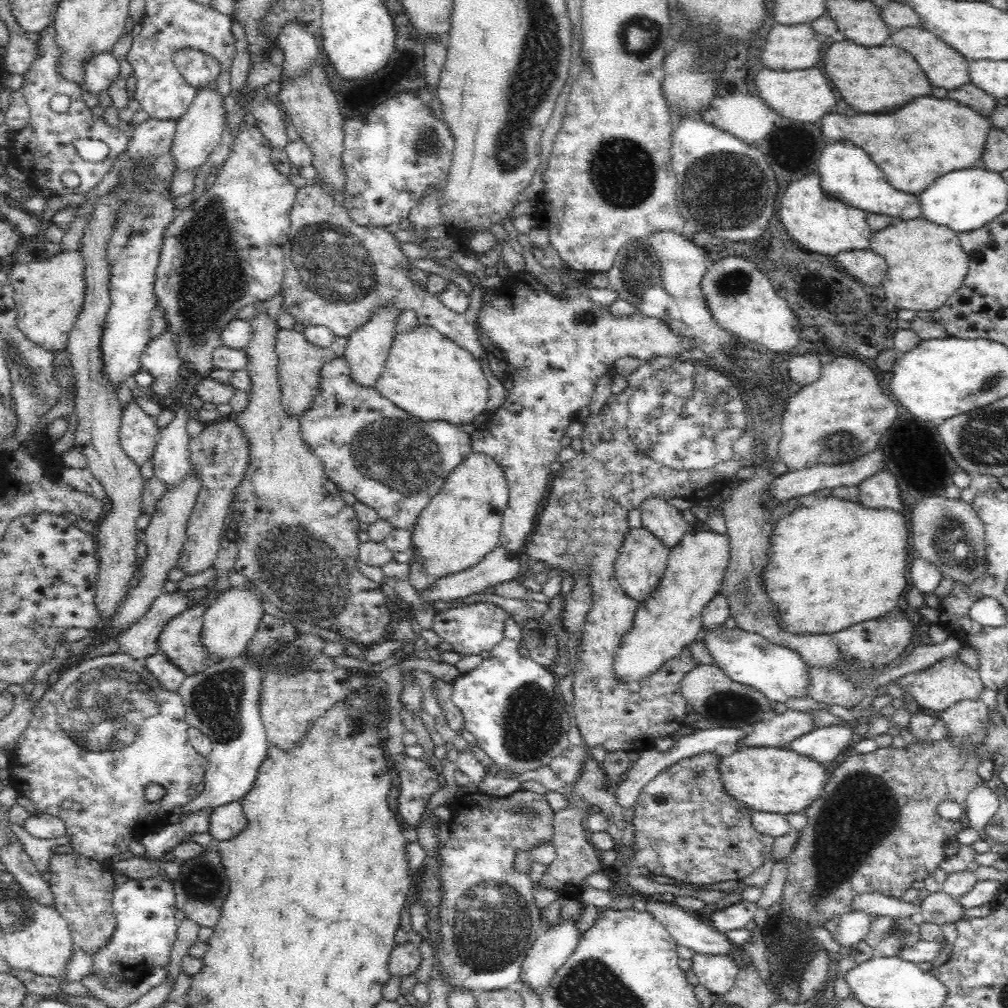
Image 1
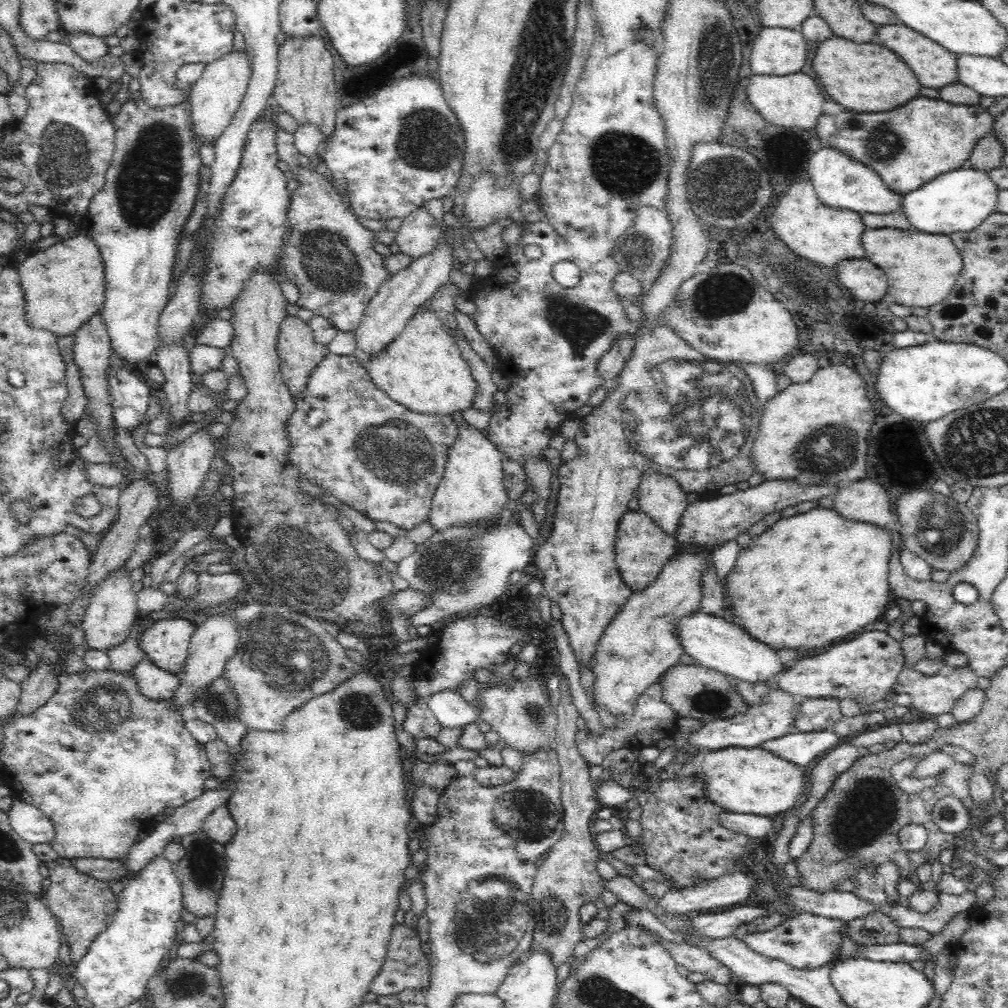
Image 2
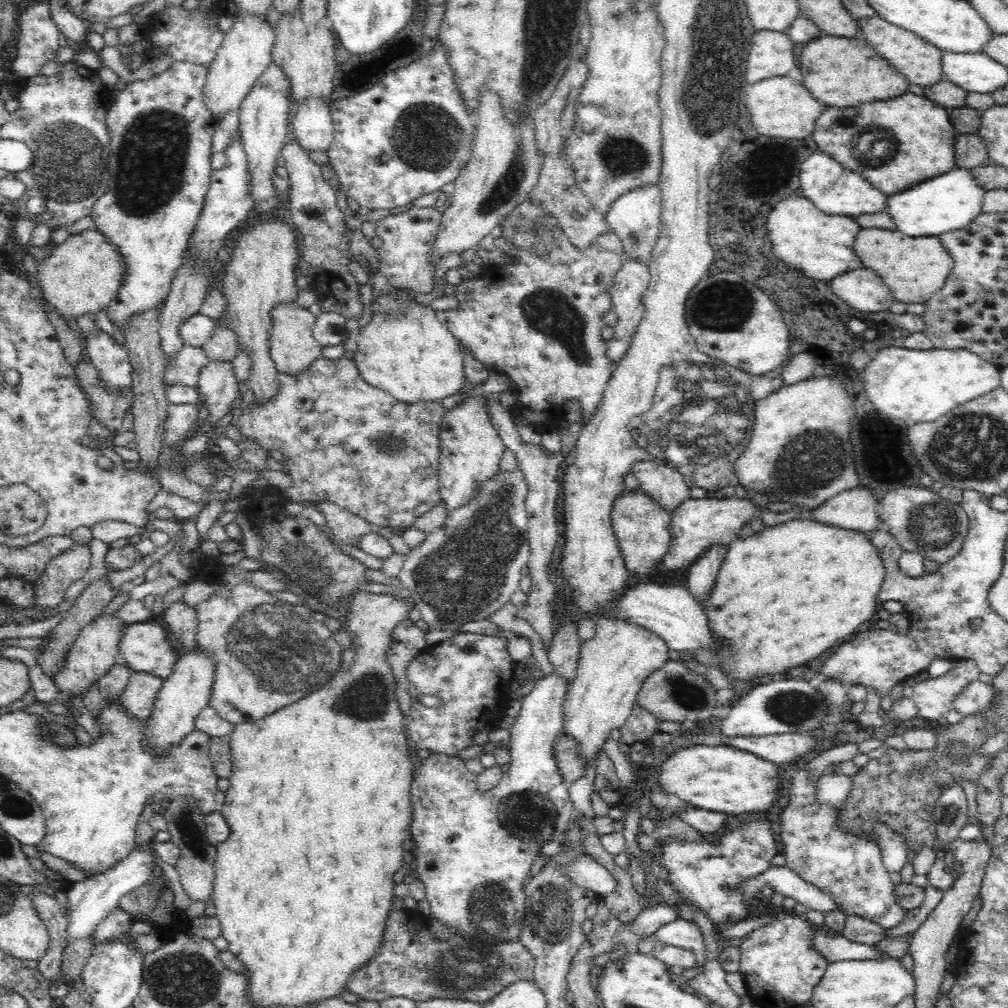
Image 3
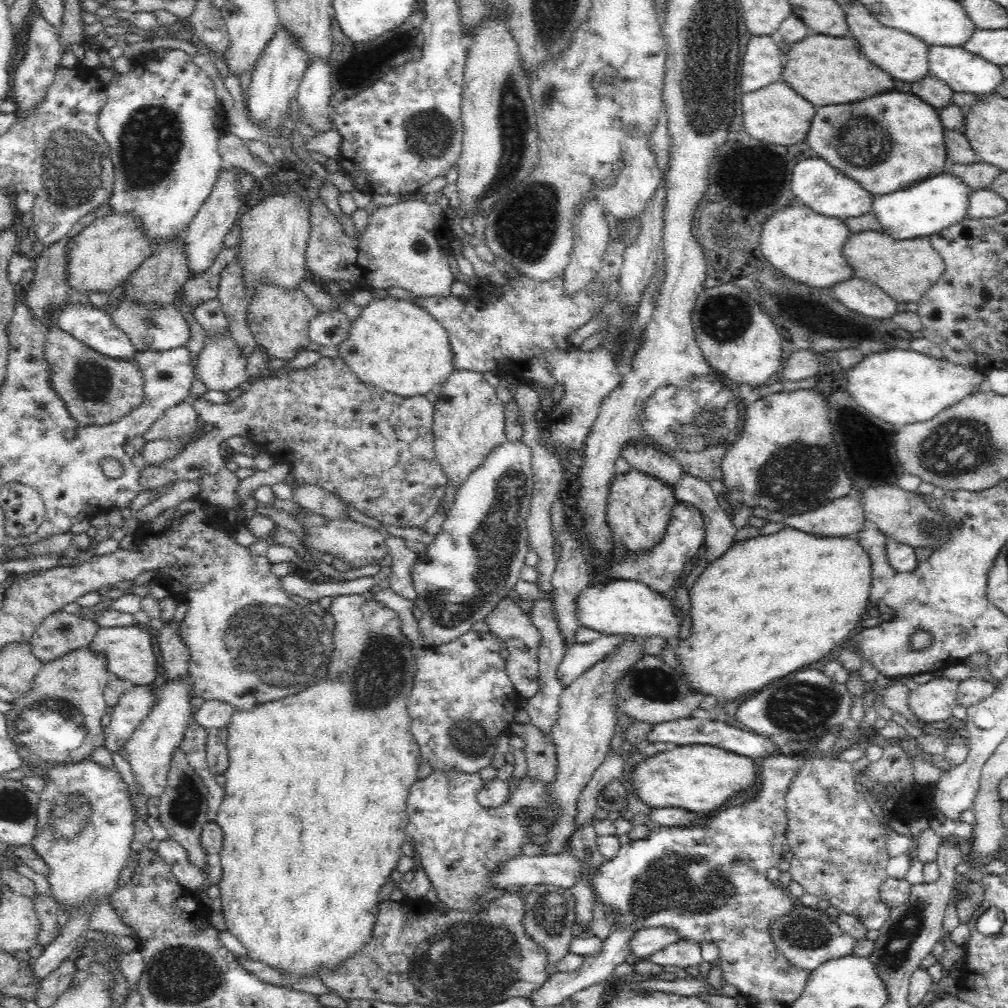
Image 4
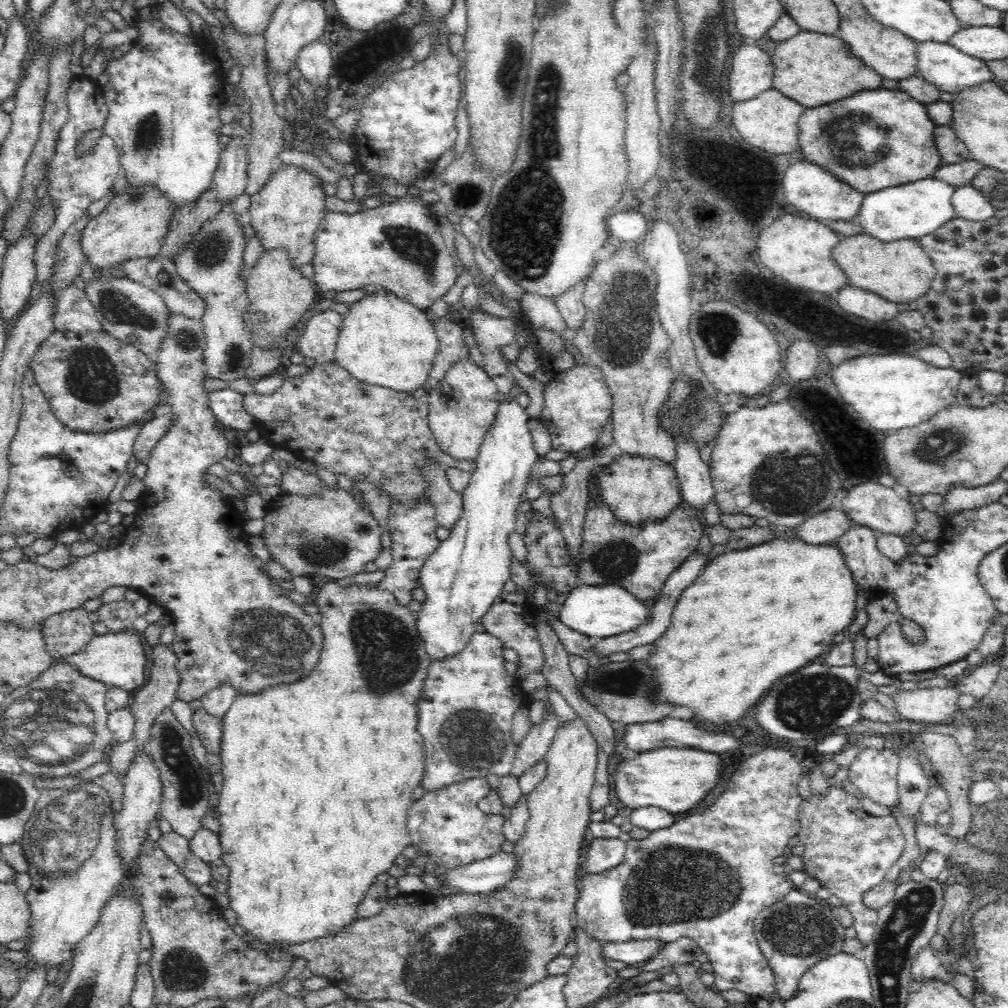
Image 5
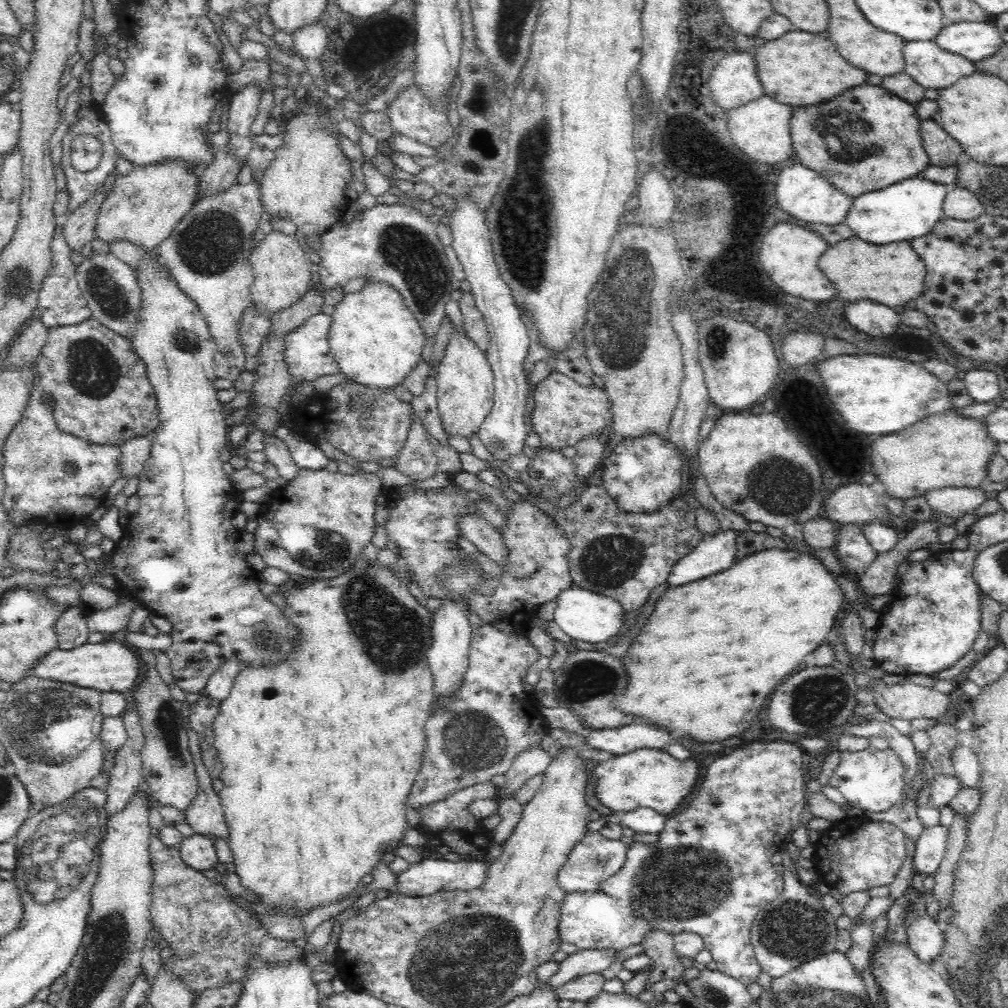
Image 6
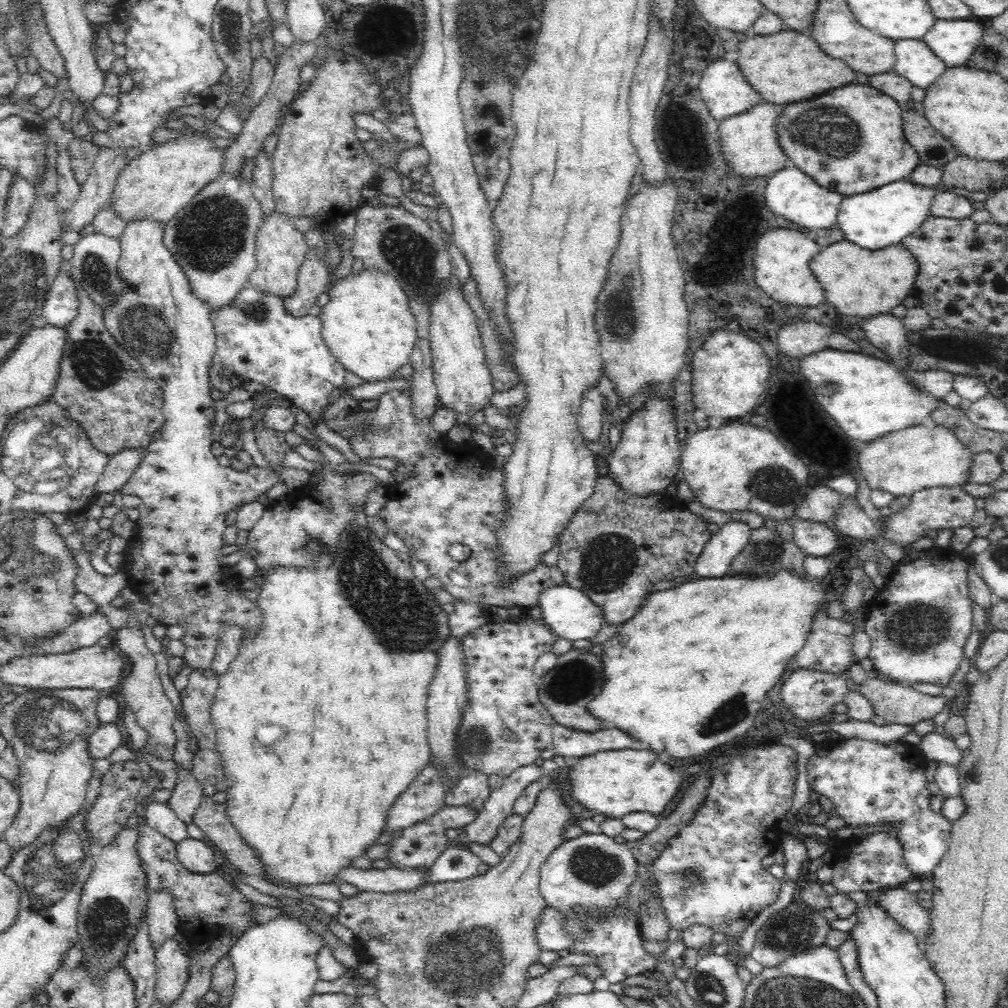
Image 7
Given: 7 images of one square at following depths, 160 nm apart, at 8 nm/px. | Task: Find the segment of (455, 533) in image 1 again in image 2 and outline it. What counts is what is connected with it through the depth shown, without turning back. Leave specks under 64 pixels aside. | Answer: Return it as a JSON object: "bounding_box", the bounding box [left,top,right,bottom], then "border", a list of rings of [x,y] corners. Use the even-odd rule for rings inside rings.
{"bounding_box":[428,425,510,534],"border":[[[472,425],[458,427],[458,436],[455,443],[450,447],[448,462],[443,472],[443,479],[440,481],[434,493],[432,506],[428,513],[428,521],[434,530],[434,534],[443,530],[450,530],[454,526],[468,526],[468,522],[496,522],[503,510],[508,510],[510,498],[504,486],[503,456],[489,439],[486,438]]]}

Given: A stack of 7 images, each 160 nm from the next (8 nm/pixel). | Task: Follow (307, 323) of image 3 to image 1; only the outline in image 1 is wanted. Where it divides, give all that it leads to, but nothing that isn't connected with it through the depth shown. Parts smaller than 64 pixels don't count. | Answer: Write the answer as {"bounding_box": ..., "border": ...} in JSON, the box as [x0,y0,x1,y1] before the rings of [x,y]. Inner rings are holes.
{"bounding_box":[274,329,338,418],"border":[[[279,329],[274,342],[274,351],[278,355],[278,384],[282,394],[281,404],[290,418],[302,418],[311,406],[314,406],[315,398],[318,398],[320,384],[319,374],[324,363],[338,357],[330,347],[320,348],[314,343],[308,342],[304,334],[294,329]]]}

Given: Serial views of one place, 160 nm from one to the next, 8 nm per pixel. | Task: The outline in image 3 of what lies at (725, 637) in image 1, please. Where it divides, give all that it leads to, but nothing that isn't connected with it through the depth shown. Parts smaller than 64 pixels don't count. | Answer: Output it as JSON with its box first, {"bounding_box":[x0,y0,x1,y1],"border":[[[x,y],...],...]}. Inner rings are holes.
{"bounding_box":[608,584,715,652],"border":[[[638,584],[630,588],[626,594],[622,594],[622,600],[614,604],[614,608],[608,612],[610,616],[618,616],[631,624],[641,626],[650,630],[668,645],[669,650],[678,652],[693,652],[698,649],[715,651],[710,640],[710,632],[706,630],[706,613],[703,606],[694,600],[686,587],[679,585],[660,585],[660,584]]]}

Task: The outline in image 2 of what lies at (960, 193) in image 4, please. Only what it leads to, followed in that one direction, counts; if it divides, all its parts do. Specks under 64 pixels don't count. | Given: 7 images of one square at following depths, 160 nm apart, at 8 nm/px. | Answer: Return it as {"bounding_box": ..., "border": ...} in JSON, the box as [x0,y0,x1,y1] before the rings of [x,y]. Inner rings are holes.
{"bounding_box":[903,166,1000,234],"border":[[[972,166],[938,175],[916,190],[903,196],[903,214],[911,228],[928,234],[954,234],[974,230],[985,218],[997,212],[1000,190],[986,171]]]}

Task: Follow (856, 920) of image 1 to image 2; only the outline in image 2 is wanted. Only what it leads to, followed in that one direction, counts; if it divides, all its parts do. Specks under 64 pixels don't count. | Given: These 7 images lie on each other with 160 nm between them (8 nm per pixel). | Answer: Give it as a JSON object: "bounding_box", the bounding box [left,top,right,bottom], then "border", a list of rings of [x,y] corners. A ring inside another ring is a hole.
{"bounding_box":[742,913,850,970],"border":[[[798,913],[785,917],[778,928],[772,928],[764,933],[748,932],[742,942],[754,953],[782,960],[793,968],[810,970],[824,966],[830,960],[838,959],[843,939],[850,937],[849,926],[850,922],[818,917],[811,913]],[[754,938],[762,938],[762,944],[750,944],[754,942]]]}

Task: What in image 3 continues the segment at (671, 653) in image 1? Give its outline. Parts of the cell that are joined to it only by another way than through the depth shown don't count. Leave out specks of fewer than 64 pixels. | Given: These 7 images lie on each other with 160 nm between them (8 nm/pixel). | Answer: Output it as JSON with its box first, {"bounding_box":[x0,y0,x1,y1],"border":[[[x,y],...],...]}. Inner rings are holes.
{"bounding_box":[563,618,669,761],"border":[[[623,618],[596,620],[594,636],[581,643],[577,675],[563,700],[563,730],[580,744],[583,760],[592,761],[610,731],[632,715],[642,683],[666,664],[669,651],[663,638]]]}

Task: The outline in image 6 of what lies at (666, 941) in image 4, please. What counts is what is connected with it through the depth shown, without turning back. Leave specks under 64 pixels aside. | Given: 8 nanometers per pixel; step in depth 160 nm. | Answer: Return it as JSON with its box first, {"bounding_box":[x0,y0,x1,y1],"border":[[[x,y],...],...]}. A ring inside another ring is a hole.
{"bounding_box":[549,949,620,987],"border":[[[595,949],[580,950],[576,954],[568,955],[565,960],[559,962],[558,972],[552,976],[549,984],[558,987],[578,975],[601,972],[611,967],[616,968],[618,966],[616,962],[620,957],[619,952],[615,949],[604,951]]]}

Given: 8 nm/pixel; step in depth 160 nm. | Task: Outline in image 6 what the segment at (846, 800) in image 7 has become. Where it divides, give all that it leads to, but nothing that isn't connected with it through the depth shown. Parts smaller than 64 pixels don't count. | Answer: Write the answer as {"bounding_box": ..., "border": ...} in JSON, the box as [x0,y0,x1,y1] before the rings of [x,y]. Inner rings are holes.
{"bounding_box":[830,745,948,881],"border":[[[872,745],[862,752],[844,751],[830,784],[836,786],[852,807],[862,808],[868,816],[879,817],[902,797],[905,767],[896,753],[889,748],[876,750]],[[934,825],[924,829],[918,838],[914,866],[916,866],[916,872],[928,876],[929,881],[934,878],[944,858],[946,836],[948,836],[948,827]]]}

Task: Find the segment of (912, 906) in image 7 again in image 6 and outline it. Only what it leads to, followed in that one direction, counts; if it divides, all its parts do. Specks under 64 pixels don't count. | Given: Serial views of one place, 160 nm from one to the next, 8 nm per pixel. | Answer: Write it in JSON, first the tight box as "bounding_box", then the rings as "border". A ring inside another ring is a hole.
{"bounding_box":[908,916,942,966],"border":[[[930,916],[918,918],[916,922],[908,925],[908,939],[911,952],[917,956],[920,961],[924,961],[934,966],[938,959],[938,954],[942,950],[942,930],[937,922],[933,922]]]}

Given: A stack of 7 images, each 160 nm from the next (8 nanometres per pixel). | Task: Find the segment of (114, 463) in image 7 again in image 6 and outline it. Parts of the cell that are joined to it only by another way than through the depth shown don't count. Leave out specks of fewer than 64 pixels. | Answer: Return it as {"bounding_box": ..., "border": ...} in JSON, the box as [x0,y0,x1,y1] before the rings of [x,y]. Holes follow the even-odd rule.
{"bounding_box":[120,434,154,477],"border":[[[154,434],[146,437],[135,437],[124,442],[122,447],[122,460],[120,460],[121,476],[134,477],[142,473],[151,454],[151,444]]]}

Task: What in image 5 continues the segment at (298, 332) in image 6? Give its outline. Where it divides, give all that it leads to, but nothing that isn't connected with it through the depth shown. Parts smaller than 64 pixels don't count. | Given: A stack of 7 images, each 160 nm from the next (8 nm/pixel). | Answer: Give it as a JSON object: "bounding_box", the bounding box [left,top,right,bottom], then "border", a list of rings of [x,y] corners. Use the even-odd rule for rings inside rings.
{"bounding_box":[298,309,343,362],"border":[[[332,309],[316,314],[308,324],[305,324],[306,328],[298,342],[298,350],[304,356],[314,358],[316,362],[333,362],[342,323],[343,315]]]}

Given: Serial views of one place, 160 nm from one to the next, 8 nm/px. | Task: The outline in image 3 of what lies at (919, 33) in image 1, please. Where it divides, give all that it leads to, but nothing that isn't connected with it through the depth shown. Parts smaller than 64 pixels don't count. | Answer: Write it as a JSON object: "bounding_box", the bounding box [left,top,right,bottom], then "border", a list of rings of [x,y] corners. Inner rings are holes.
{"bounding_box":[859,16,944,88],"border":[[[878,16],[876,20],[859,19],[860,34],[878,55],[886,58],[892,68],[896,68],[900,74],[904,74],[912,84],[918,84],[923,88],[934,86],[944,78],[941,69],[942,51],[936,46],[930,45],[925,39],[909,30],[891,25],[890,22]]]}

